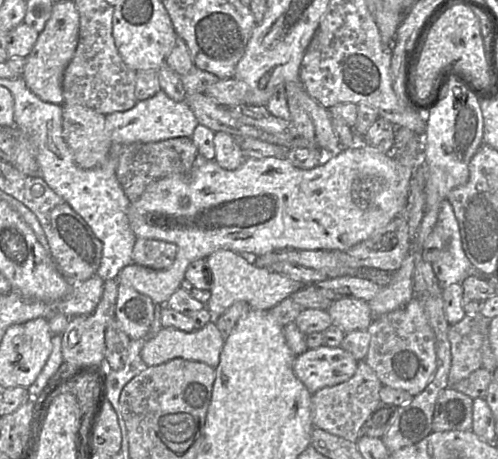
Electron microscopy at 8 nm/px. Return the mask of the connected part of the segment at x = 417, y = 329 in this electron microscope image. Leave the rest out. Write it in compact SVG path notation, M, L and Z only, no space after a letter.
M414 296L404 307L374 317L366 329L371 336L365 361L383 385L402 389L412 396L430 382L437 368L436 339L421 300Z

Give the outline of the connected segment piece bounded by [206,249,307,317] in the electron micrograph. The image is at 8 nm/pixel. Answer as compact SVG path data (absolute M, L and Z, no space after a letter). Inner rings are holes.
M217 250L206 258L206 266L211 275L211 296L206 308L214 317L222 315L233 303L242 301L250 308L269 310L282 300L299 291L307 284L256 266L250 258L231 250Z

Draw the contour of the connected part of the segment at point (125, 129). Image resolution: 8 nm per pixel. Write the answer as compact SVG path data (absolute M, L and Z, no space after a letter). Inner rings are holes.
M162 89L148 99L137 101L127 111L114 112L105 117L111 131L112 144L152 143L177 137L192 138L194 129L199 124L185 101L172 100Z

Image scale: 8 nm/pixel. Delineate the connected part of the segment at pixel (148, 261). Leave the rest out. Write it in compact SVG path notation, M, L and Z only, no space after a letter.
M137 238L132 251L132 260L144 267L163 270L173 264L176 255L177 246L174 243Z

